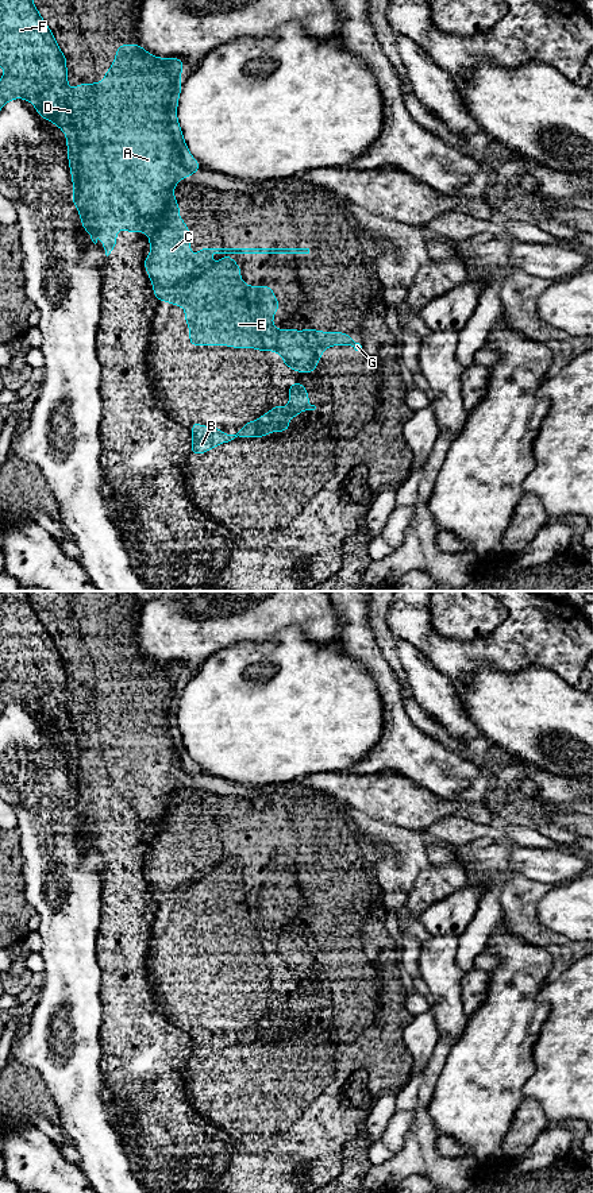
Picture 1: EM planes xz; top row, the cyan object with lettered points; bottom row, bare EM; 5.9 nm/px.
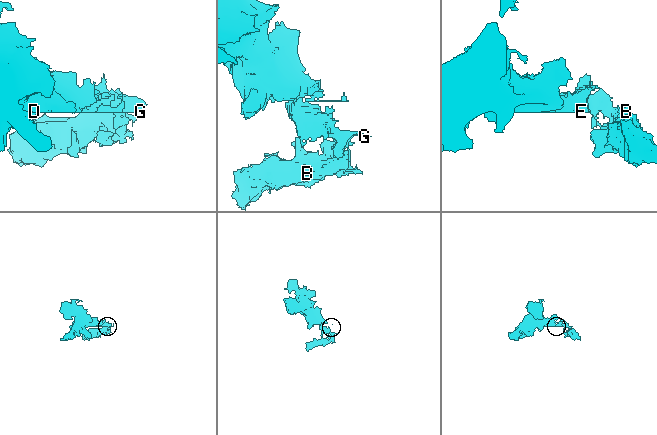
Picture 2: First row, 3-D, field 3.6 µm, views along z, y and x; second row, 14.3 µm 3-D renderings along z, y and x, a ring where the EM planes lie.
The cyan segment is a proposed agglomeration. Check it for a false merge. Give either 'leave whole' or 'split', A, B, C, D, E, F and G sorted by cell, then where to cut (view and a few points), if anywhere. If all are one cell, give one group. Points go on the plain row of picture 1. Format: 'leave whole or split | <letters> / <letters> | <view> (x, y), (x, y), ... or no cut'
split | A C D E F G / B | xz (320, 954), (303, 960), (297, 965), (284, 962)

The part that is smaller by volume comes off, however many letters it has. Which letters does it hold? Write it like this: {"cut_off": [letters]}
{"cut_off": ["B"]}

